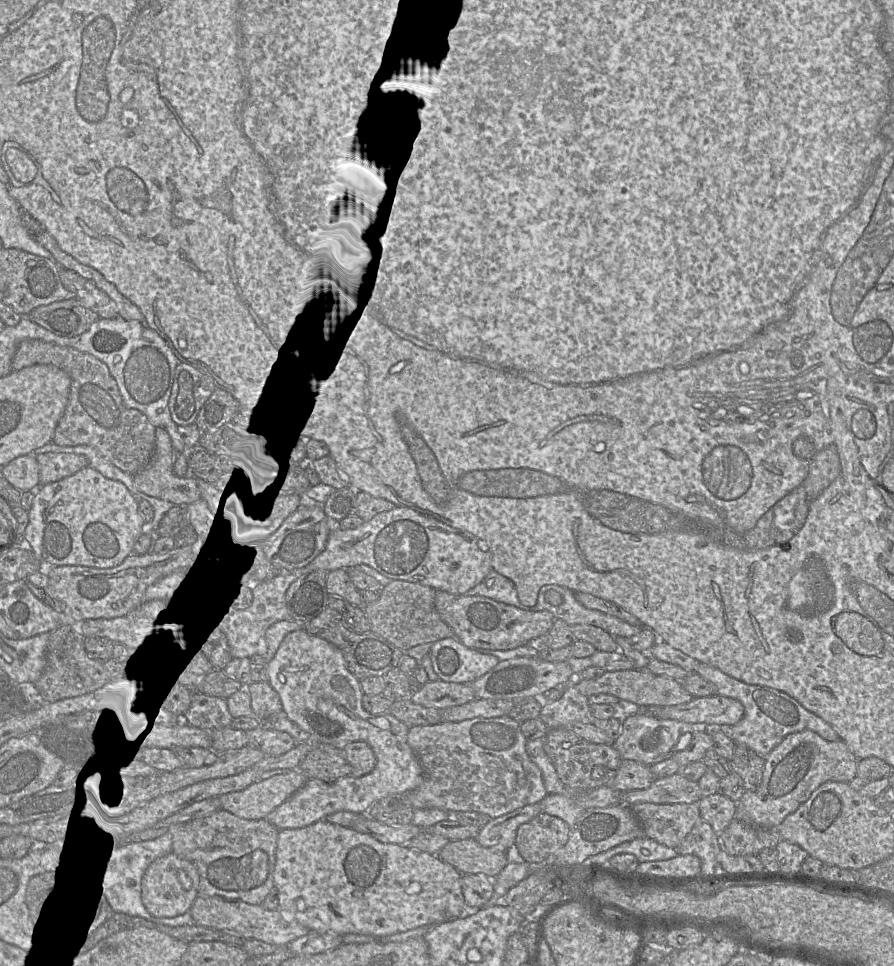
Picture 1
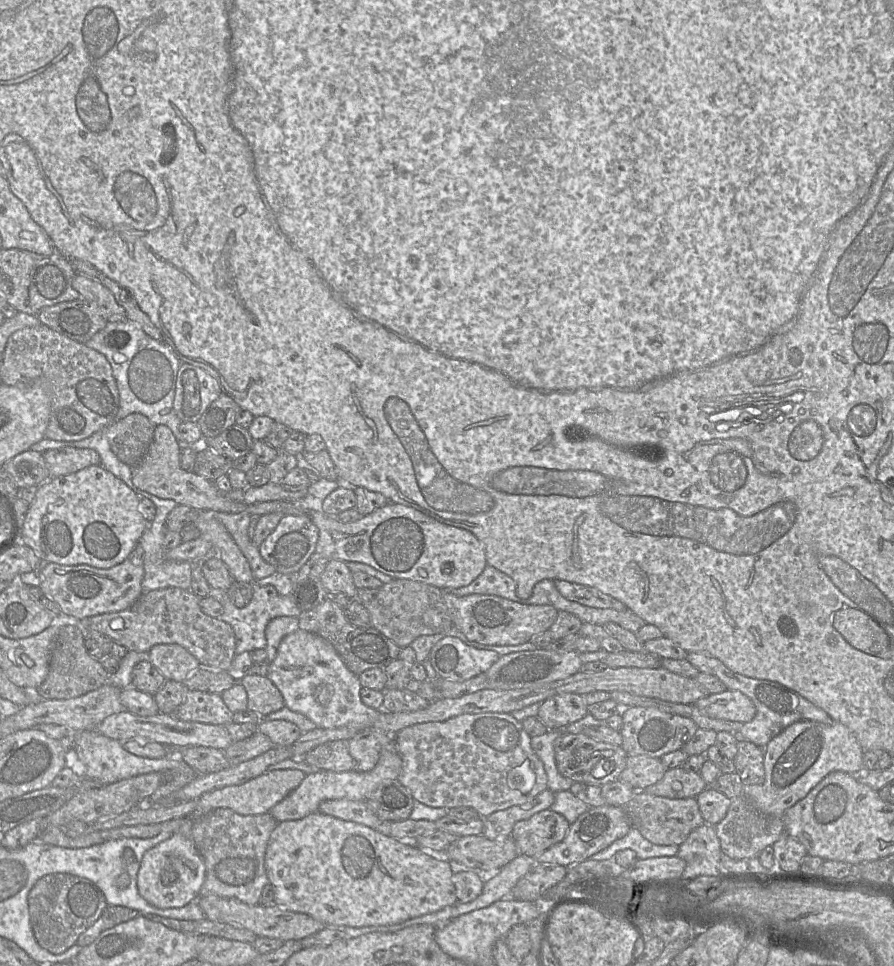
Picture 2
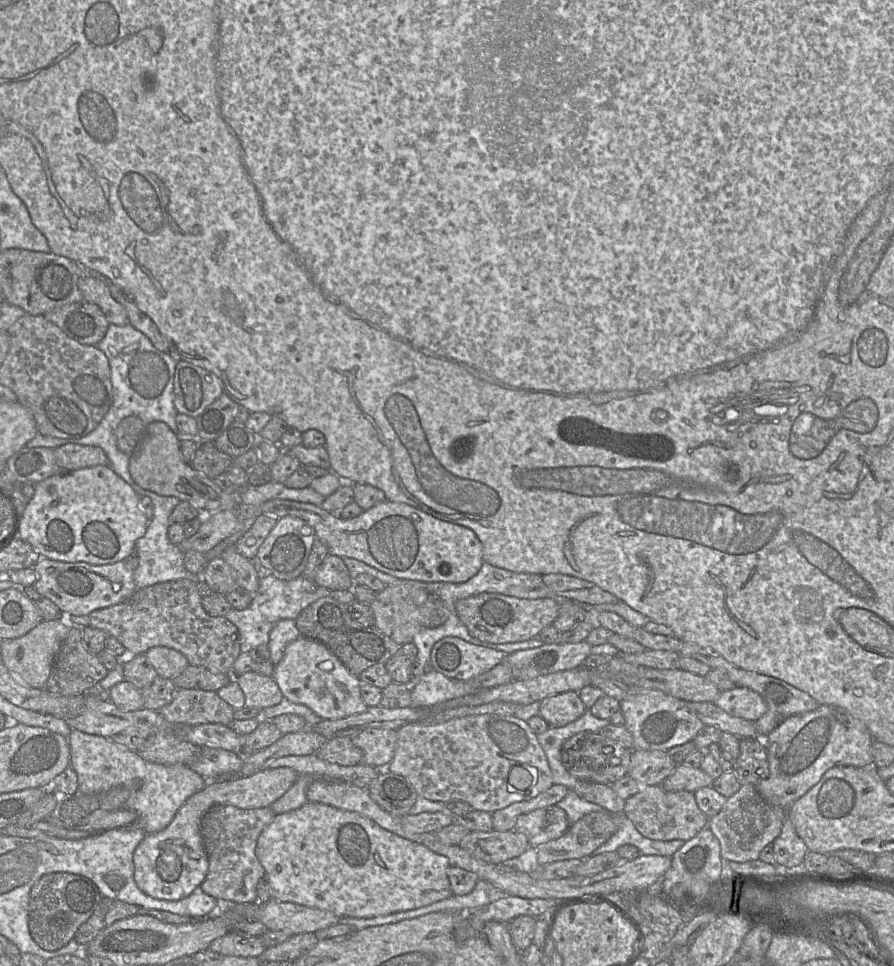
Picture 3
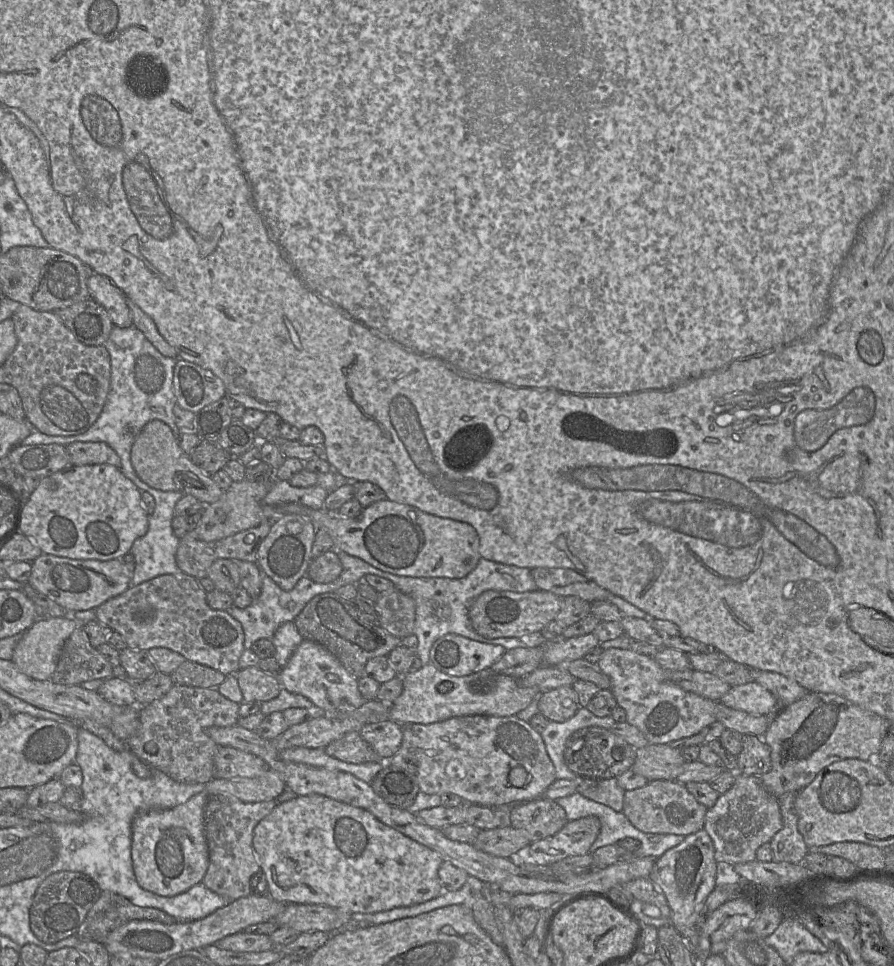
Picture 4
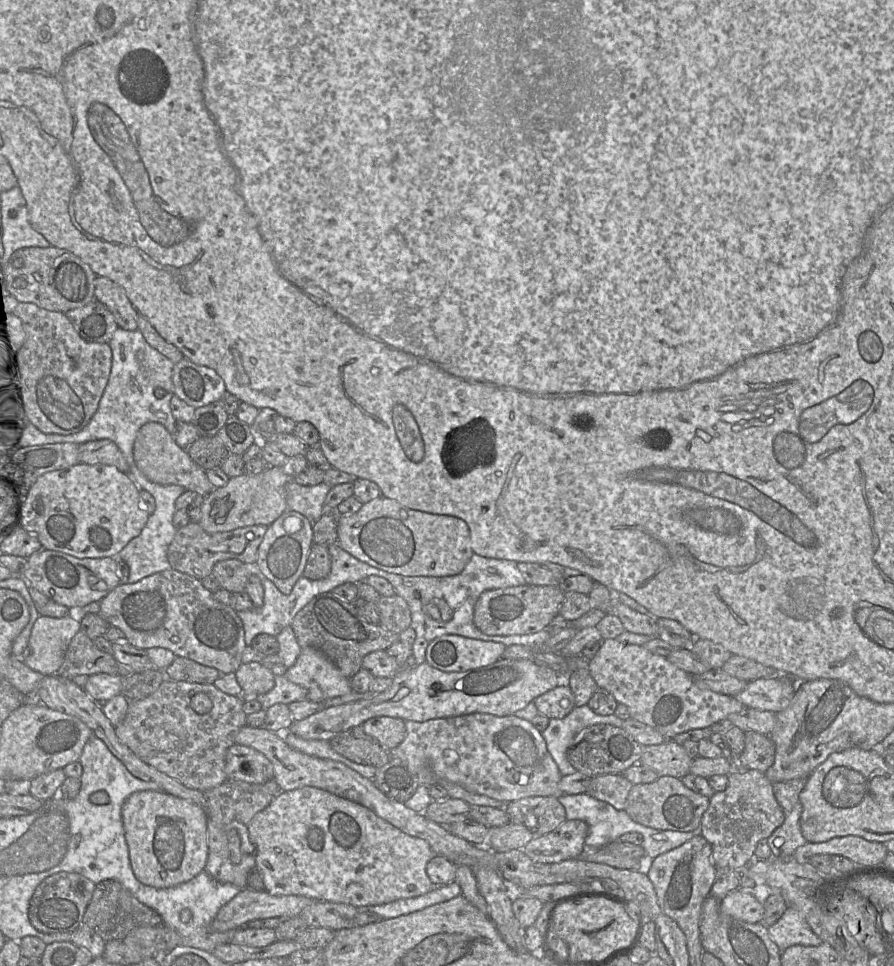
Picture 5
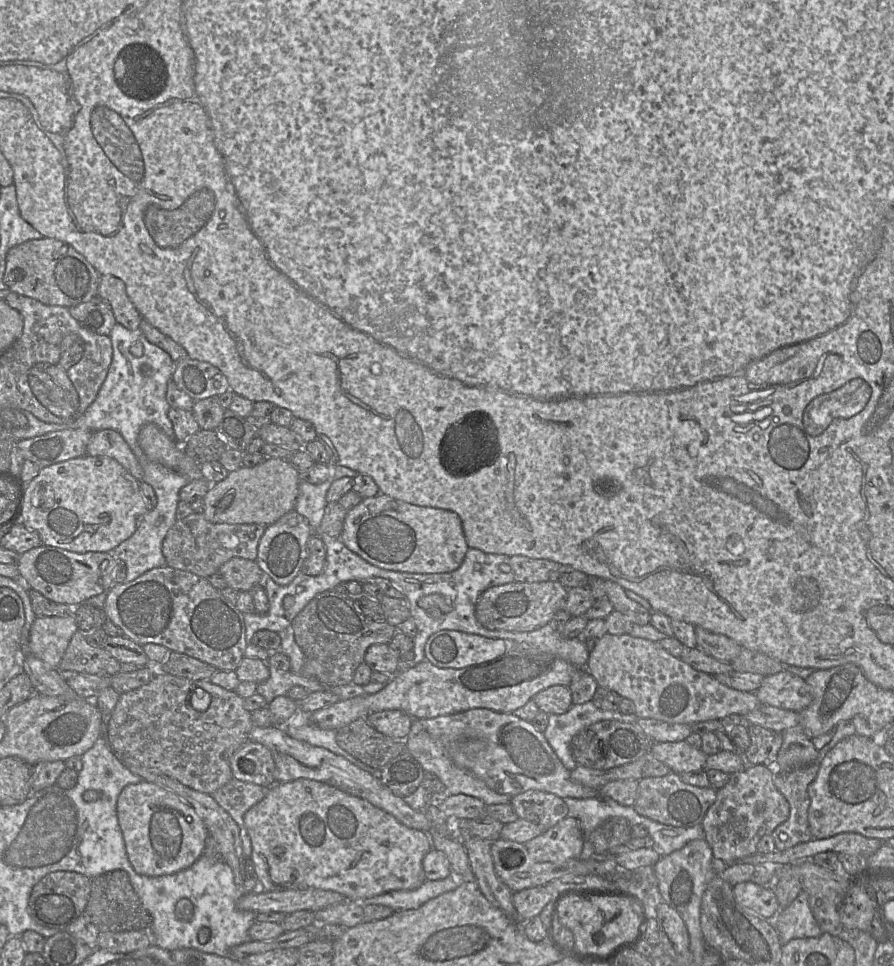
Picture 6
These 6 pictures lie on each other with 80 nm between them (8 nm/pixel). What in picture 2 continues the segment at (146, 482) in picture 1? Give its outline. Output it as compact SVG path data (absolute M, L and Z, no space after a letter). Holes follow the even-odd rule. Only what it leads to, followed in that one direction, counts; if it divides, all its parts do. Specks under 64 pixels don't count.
M157 425L154 432L153 441L144 455L142 460L132 468L132 481L134 485L161 499L174 500L179 505L186 505L198 511L215 511L215 512L226 512L226 513L241 513L245 512L247 504L242 502L236 502L228 498L224 493L221 492L214 484L196 474L195 472L188 472L180 467L180 451L181 444L175 438L172 431L166 425Z

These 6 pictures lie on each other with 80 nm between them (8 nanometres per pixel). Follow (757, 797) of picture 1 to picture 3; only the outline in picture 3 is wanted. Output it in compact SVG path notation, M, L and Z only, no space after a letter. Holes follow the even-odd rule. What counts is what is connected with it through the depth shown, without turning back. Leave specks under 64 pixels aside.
M819 705L813 711L790 716L762 739L767 749L769 775L755 784L756 790L770 805L786 810L832 767L873 766L871 746L874 739L869 730L861 720L837 706Z

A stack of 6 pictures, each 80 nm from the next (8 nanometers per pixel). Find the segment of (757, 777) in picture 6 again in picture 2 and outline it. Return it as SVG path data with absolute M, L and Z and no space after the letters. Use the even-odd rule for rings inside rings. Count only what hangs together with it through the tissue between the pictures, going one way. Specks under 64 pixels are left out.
M743 794L730 800L731 804L725 818L714 826L721 851L724 855L737 860L758 857L764 848L773 846L784 832L783 818L761 813Z

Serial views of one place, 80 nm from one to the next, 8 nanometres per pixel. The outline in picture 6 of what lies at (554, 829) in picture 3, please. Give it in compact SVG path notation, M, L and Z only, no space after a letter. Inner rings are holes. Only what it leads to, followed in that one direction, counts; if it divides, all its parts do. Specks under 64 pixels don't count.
M540 790L517 794L511 798L510 804L520 819L542 826L544 830L568 816L568 807L561 797Z

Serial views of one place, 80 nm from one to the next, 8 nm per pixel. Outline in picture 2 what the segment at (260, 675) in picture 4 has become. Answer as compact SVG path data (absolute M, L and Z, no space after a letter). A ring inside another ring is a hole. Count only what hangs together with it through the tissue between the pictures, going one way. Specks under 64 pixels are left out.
M249 674L243 677L239 683L247 692L247 708L261 717L285 706L281 692L267 676Z

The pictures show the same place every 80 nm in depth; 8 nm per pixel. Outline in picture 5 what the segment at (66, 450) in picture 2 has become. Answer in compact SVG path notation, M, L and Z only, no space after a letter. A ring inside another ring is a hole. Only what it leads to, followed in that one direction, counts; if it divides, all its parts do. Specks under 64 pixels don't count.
M109 439L92 440L79 445L79 461L85 464L113 465L125 474L129 465L119 447Z

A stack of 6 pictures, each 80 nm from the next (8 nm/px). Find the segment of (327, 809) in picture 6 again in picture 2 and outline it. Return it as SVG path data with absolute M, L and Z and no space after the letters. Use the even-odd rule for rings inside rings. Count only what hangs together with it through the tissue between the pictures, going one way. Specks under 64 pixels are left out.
M319 811L300 820L277 823L267 843L264 866L274 889L275 904L285 910L307 914L325 927L398 924L458 902L451 880L456 868L443 855L422 850L412 841L397 840L365 825Z

